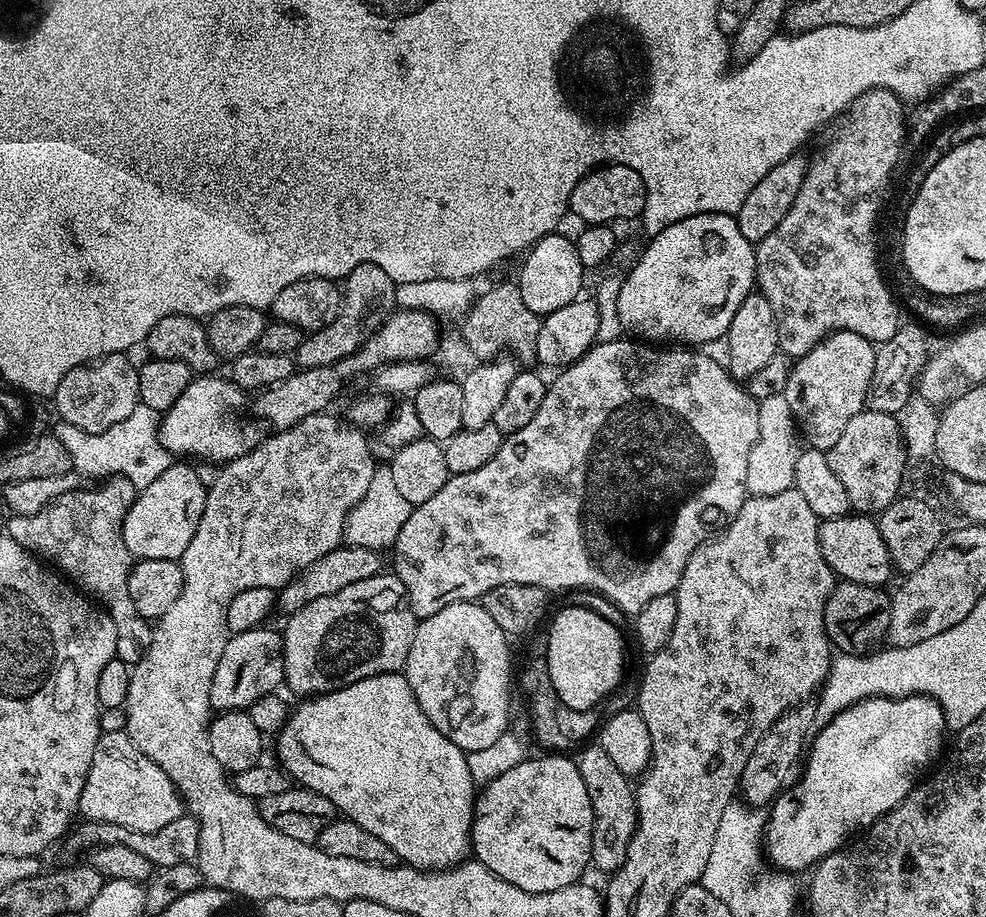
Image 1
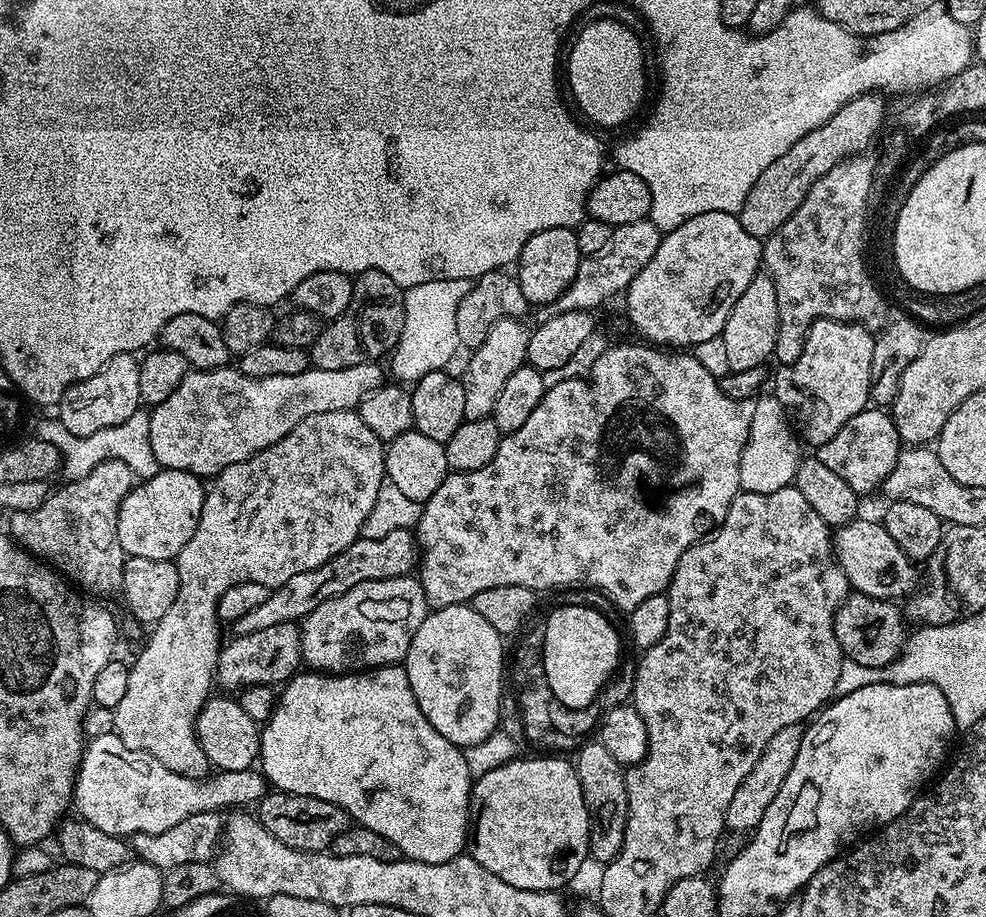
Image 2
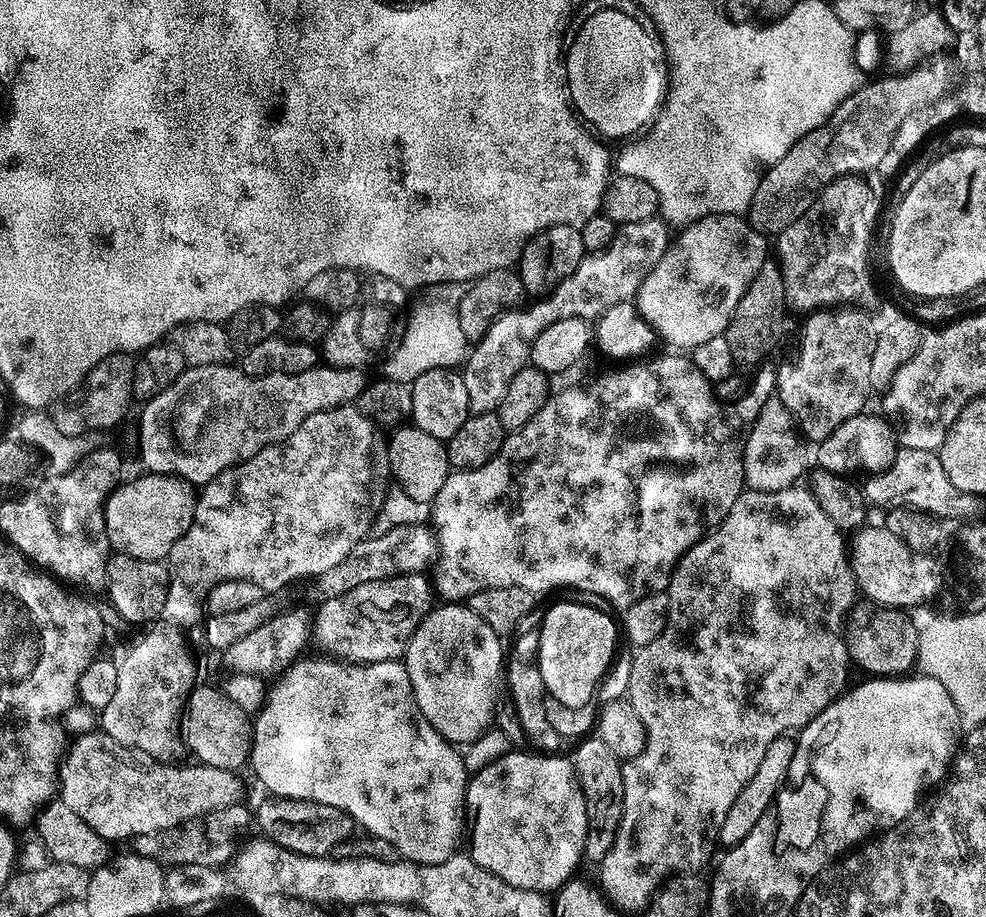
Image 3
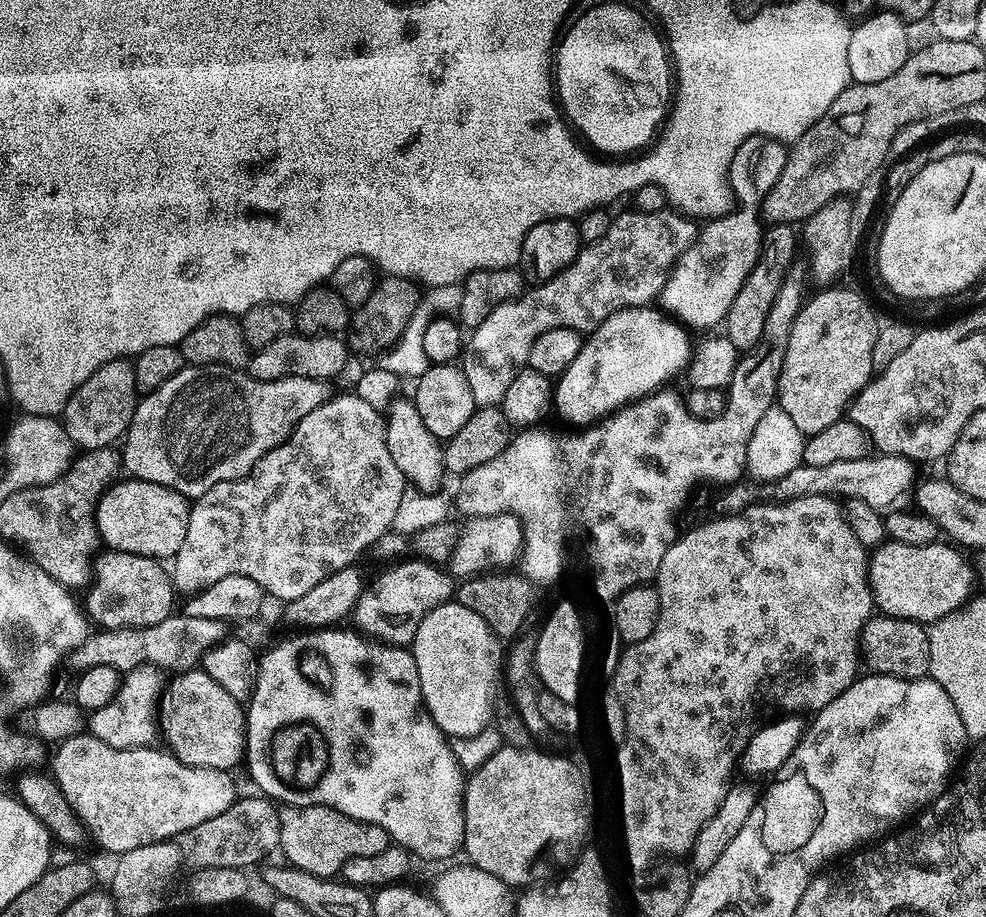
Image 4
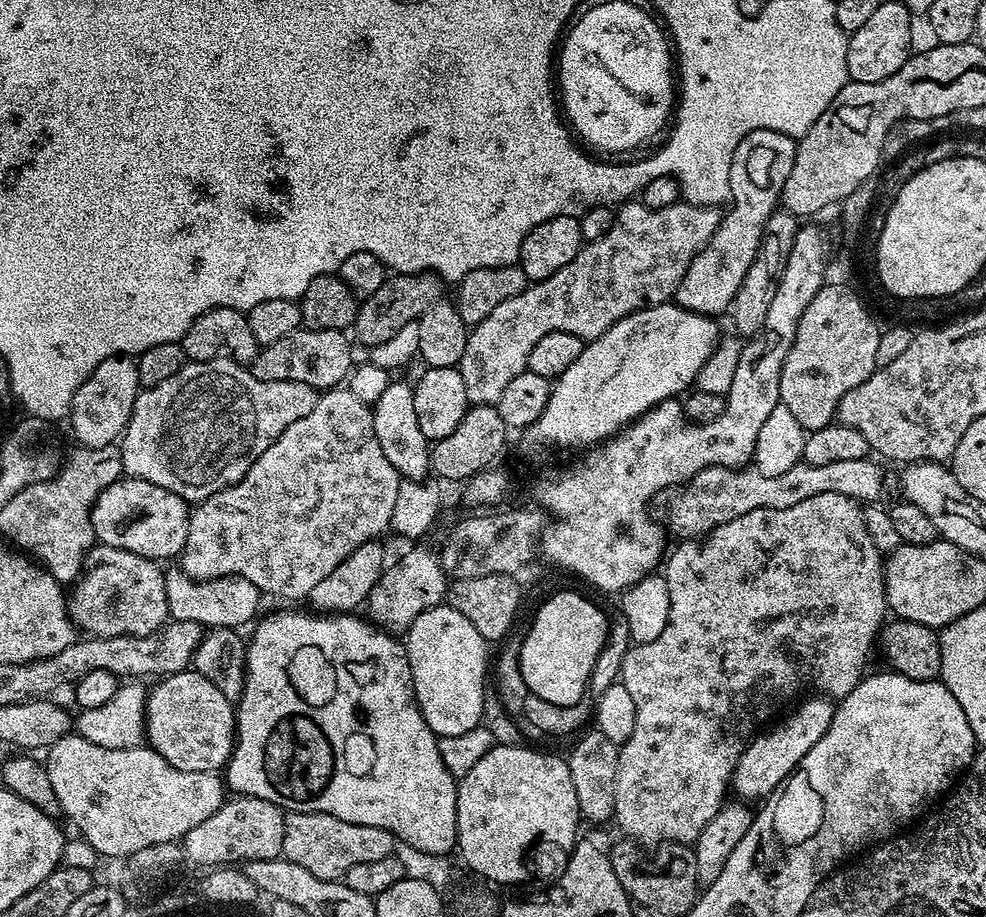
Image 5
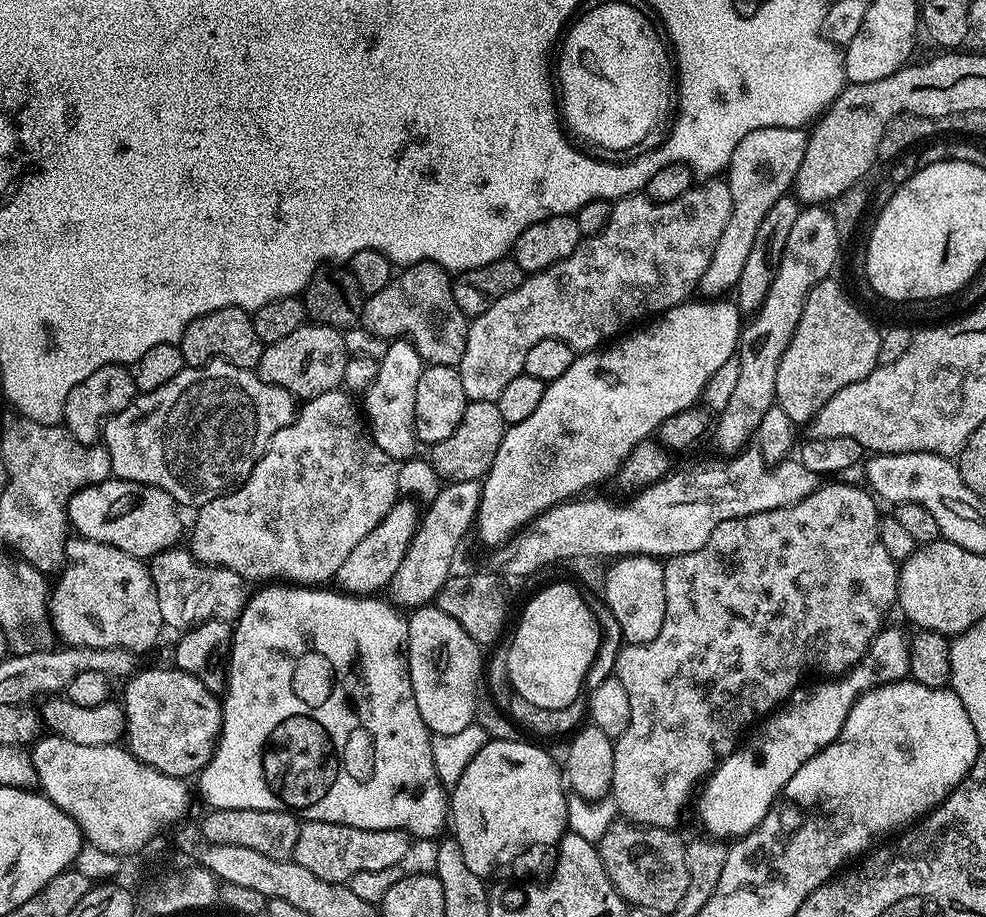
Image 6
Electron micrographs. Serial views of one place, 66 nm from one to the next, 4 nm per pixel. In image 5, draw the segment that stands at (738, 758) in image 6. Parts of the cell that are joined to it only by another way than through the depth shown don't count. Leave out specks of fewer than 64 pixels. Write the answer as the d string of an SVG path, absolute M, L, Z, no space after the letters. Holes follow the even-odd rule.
M808 698L803 701L804 705L785 722L781 728L773 730L769 736L753 739L736 764L736 771L732 777L731 787L745 801L767 798L792 775L799 765L801 758L826 734L826 730L832 721L834 704L828 698Z

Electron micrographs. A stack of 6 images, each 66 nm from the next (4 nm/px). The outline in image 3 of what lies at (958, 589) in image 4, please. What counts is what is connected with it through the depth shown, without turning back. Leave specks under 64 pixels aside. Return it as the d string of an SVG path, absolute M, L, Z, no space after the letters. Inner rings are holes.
M865 526L850 540L850 559L856 575L856 586L873 605L886 608L913 610L919 604L932 600L944 584L944 572L935 555L915 552L883 526Z

